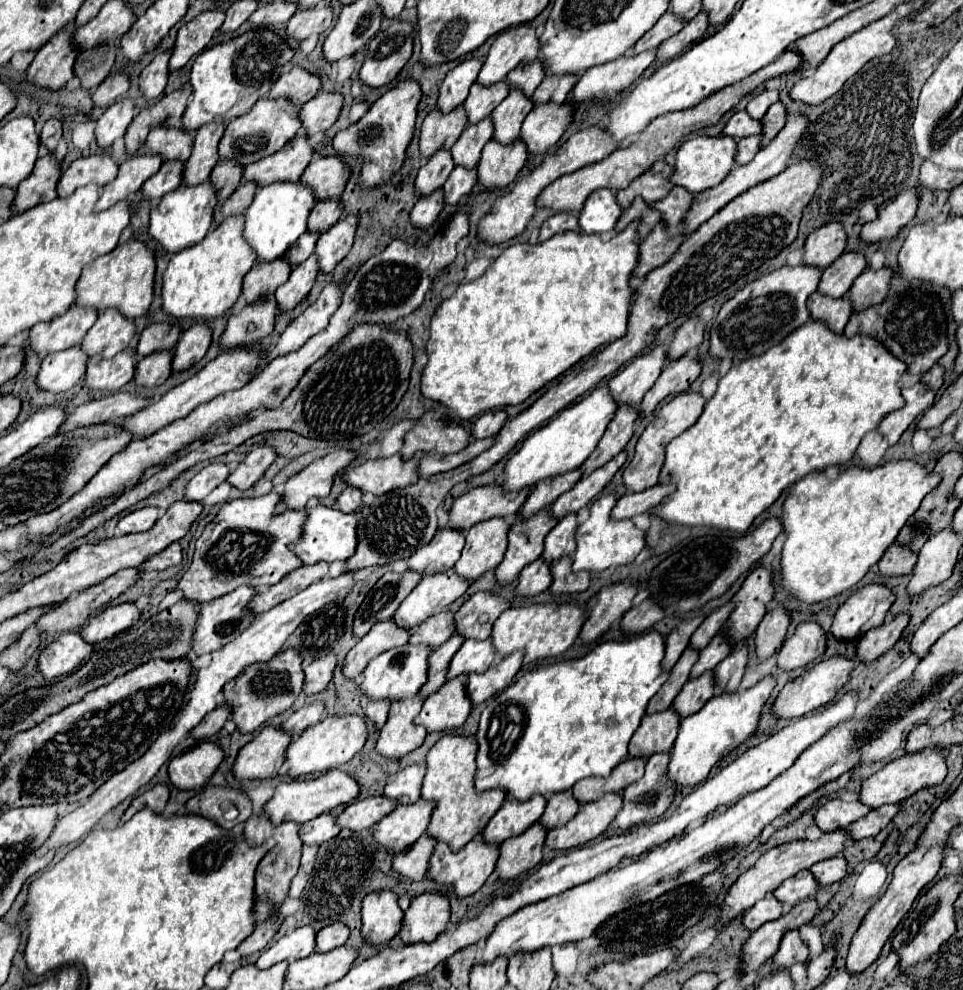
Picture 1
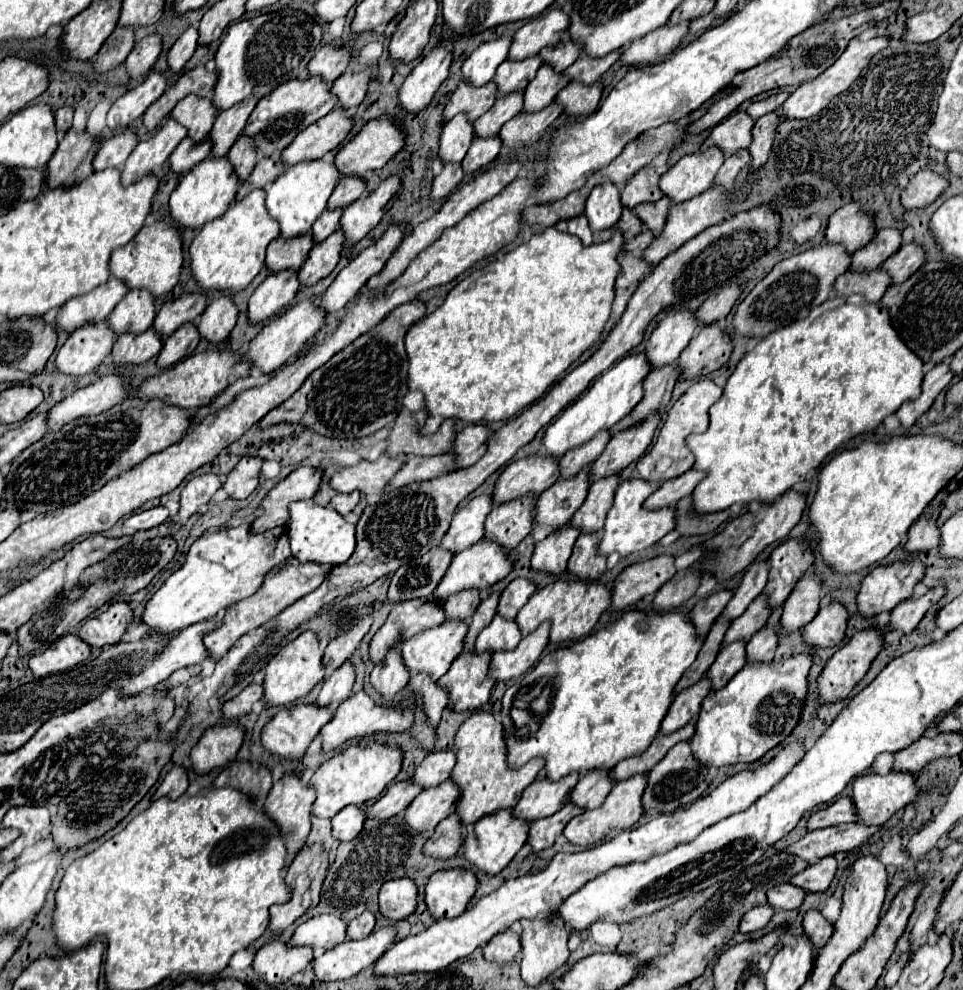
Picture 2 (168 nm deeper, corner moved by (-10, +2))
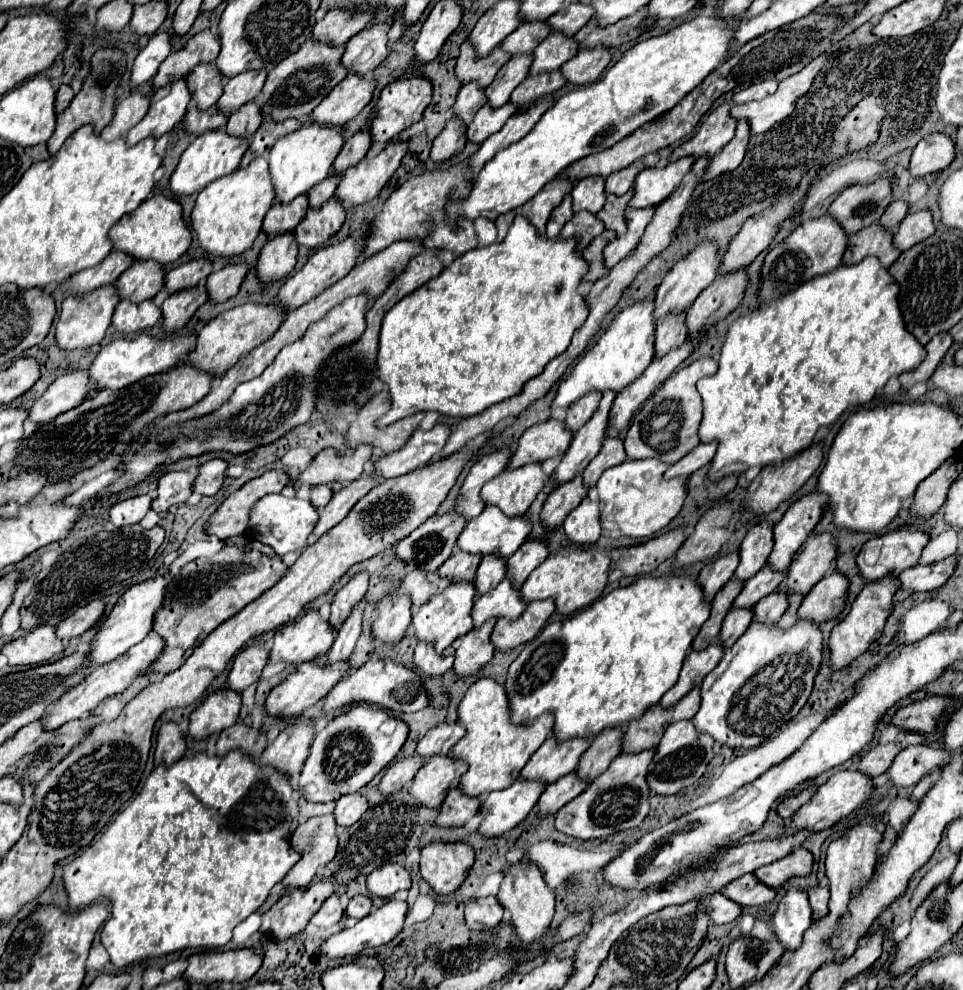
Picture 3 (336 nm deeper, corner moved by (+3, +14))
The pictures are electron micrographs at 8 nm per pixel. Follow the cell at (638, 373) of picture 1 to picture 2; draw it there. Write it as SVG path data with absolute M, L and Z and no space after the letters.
M673 312L663 318L647 342L647 362L651 370L675 364L697 328L699 322L691 312Z

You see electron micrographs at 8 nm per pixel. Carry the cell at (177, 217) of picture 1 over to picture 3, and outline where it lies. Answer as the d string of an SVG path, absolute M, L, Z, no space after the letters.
M208 130L200 136L196 136L190 142L190 146L184 150L184 154L182 154L174 174L172 174L170 188L172 188L174 196L198 194L206 184L236 170L240 166L240 160L244 156L248 144L250 144L248 138L236 138L236 136L230 136L228 132L222 132L222 130Z

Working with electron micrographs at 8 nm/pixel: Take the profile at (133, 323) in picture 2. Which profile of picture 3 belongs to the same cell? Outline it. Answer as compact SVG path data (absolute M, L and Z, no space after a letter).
M138 260L128 268L128 272L124 272L118 278L116 286L122 298L130 298L134 304L138 304L140 300L154 298L164 288L164 280L166 280L166 270L164 266L160 266L160 262Z

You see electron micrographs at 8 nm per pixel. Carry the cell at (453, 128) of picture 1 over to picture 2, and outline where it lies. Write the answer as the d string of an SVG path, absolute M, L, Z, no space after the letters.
M489 82L481 88L471 88L469 84L459 84L459 88L453 92L449 104L443 110L443 122L449 122L455 114L465 112L469 120L477 120L483 116L493 104L495 104L495 84Z

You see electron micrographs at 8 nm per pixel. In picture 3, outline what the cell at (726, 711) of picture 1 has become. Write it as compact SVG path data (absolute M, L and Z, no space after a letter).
M798 620L790 628L778 628L778 624L752 622L750 628L726 650L720 664L702 682L702 704L698 714L692 718L698 732L710 734L716 742L726 744L734 750L756 748L762 740L772 736L782 724L790 722L806 704L812 694L814 678L822 664L824 638L818 624L810 620Z

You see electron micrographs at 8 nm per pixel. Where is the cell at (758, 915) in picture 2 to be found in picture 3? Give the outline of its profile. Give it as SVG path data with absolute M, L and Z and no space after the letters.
M718 892L718 894L712 894L708 898L708 904L704 904L704 912L708 912L708 916L714 924L728 924L728 922L736 920L742 914L742 906L738 906L736 902L724 898Z

